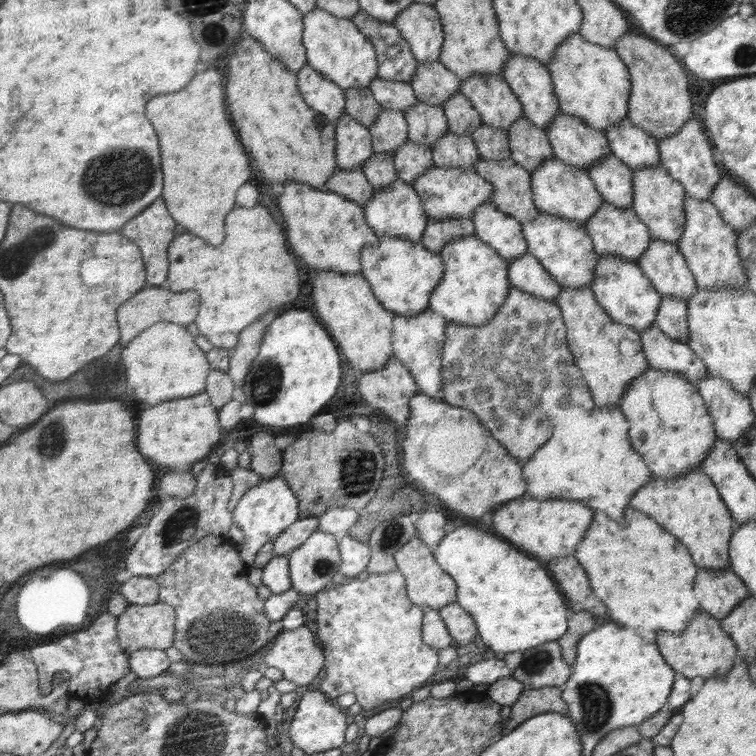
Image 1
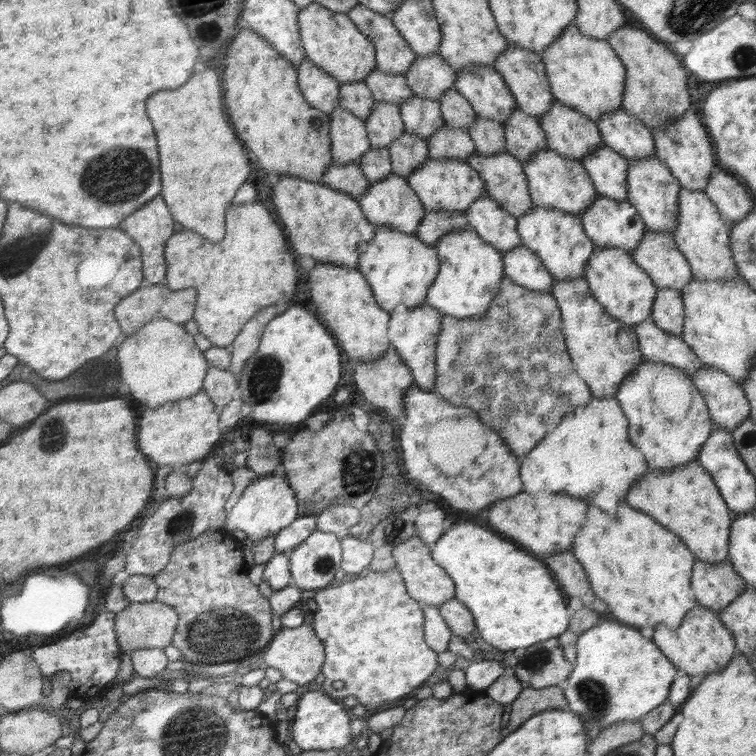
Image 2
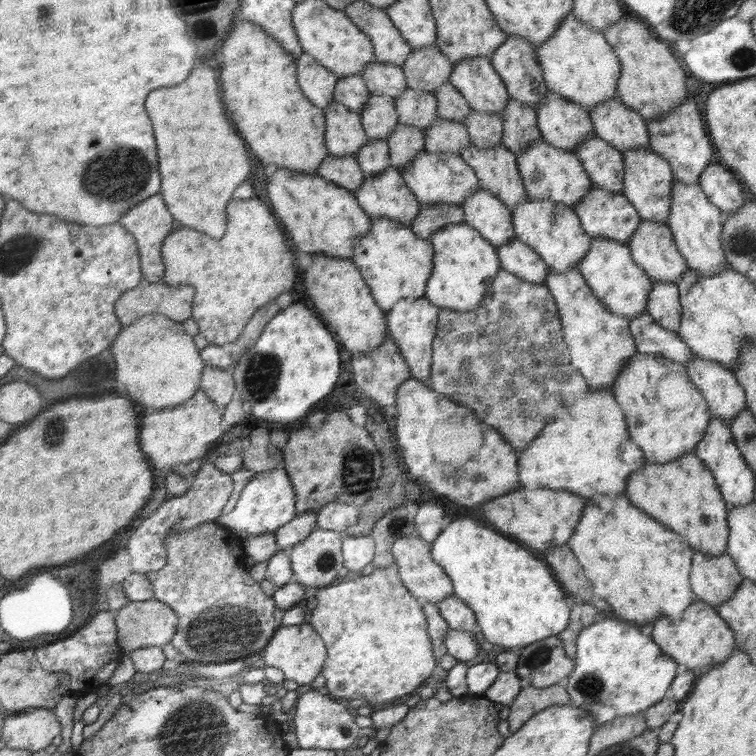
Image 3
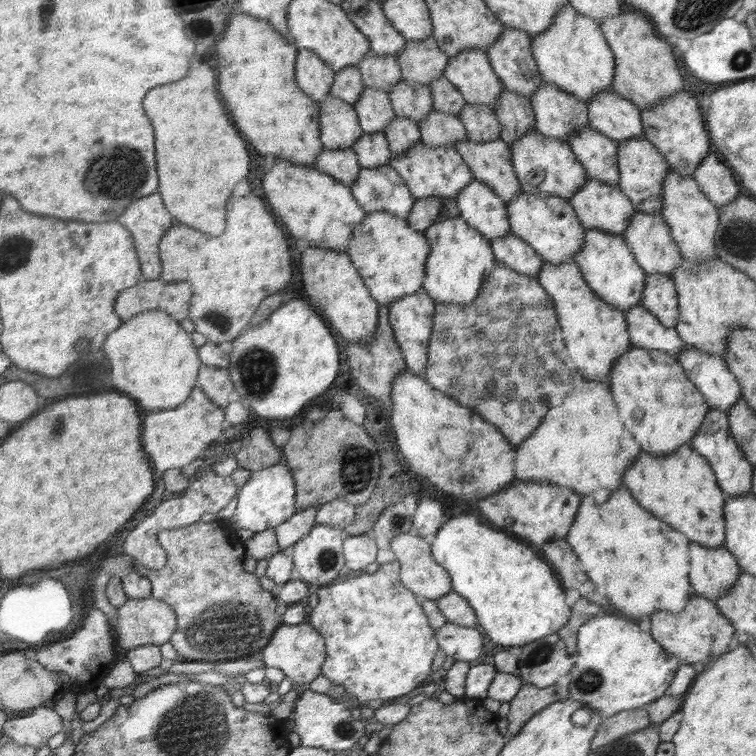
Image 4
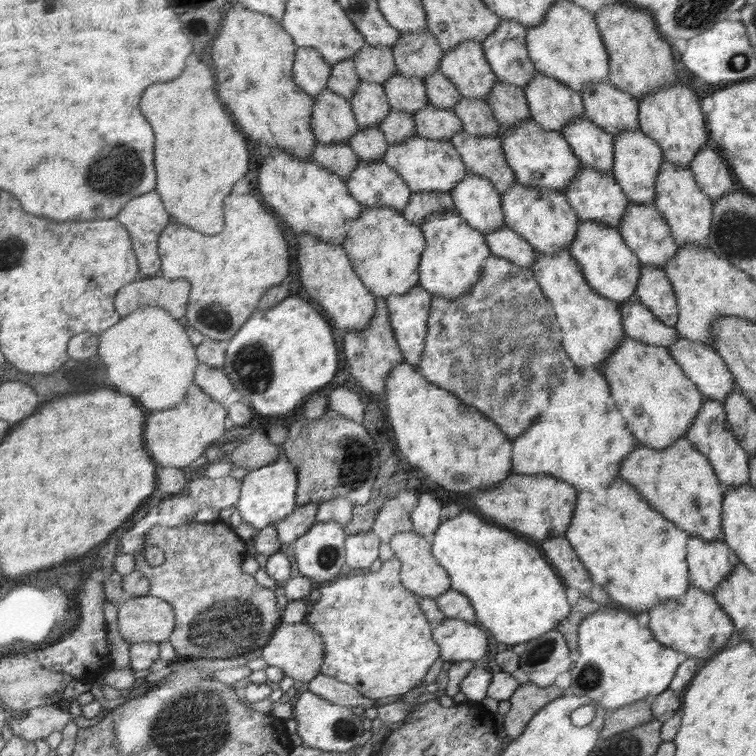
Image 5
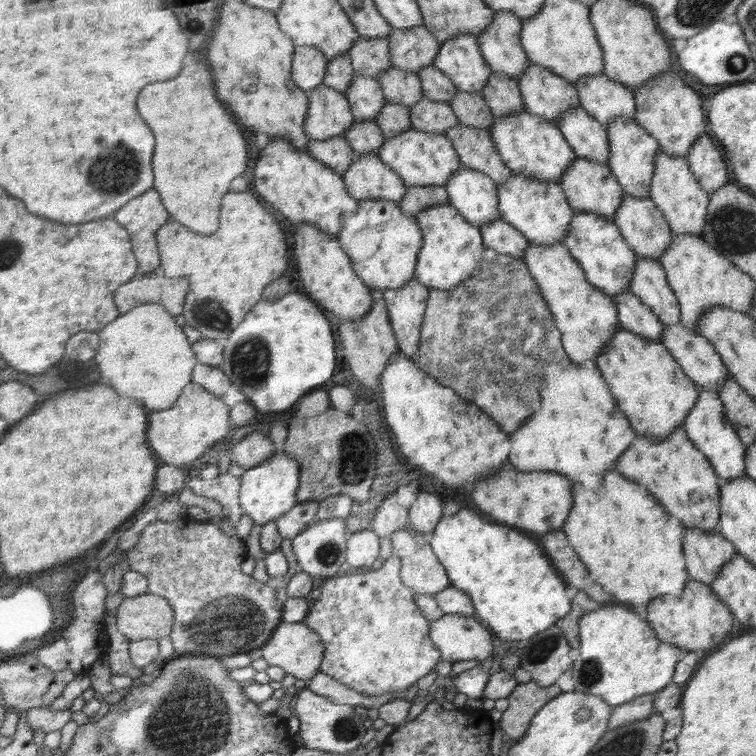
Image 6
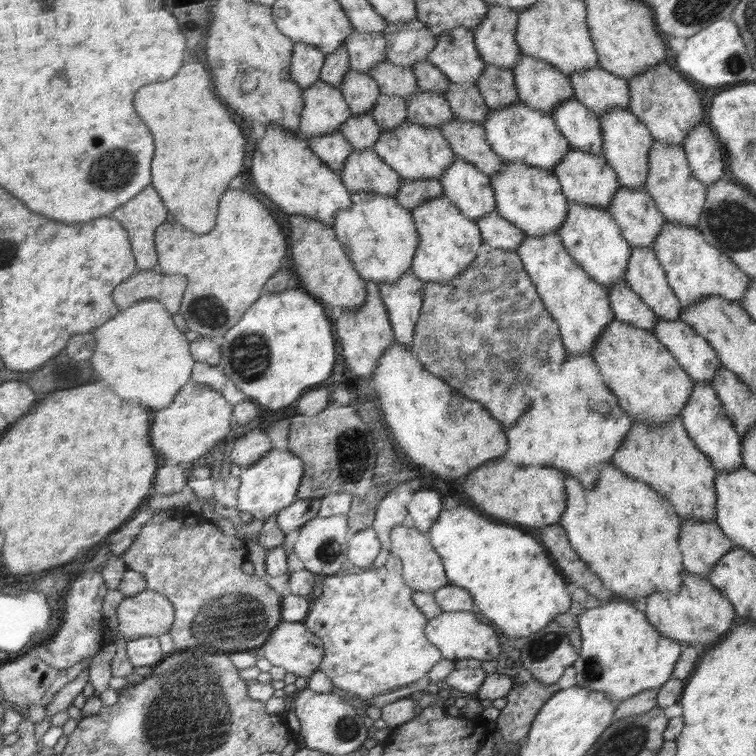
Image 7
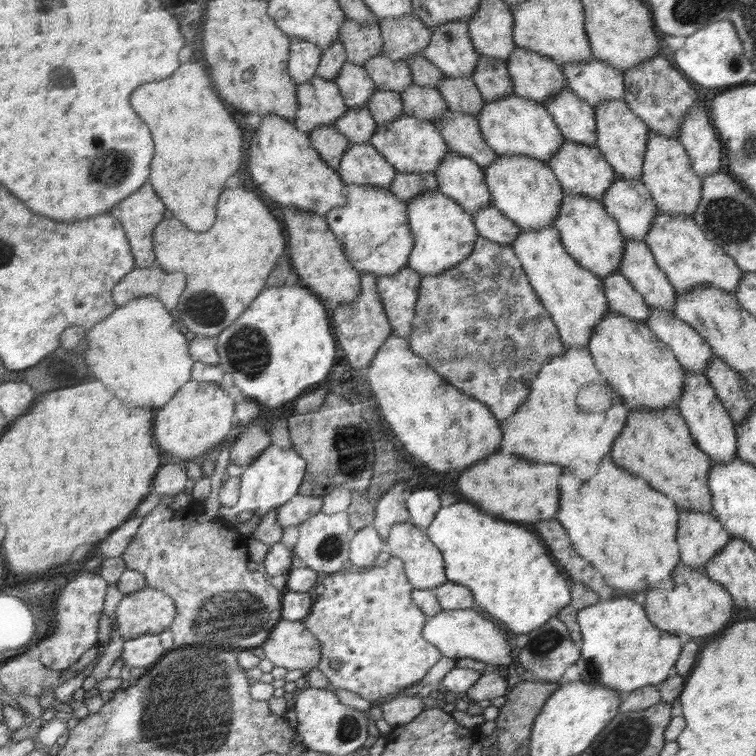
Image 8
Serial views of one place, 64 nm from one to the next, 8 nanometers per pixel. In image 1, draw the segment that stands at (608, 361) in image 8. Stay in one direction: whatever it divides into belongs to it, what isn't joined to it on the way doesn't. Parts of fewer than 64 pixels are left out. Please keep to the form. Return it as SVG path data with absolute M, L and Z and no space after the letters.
M648 368L646 374L640 375L632 382L618 407L631 423L632 444L636 444L634 450L640 452L644 460L648 460L656 479L676 480L688 476L687 472L701 470L704 460L714 450L717 436L713 418L708 414L697 387L680 373Z

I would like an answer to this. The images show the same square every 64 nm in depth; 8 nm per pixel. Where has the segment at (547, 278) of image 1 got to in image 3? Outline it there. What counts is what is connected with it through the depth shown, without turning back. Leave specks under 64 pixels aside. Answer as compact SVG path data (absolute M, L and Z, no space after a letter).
M516 238L514 242L500 245L496 249L503 270L526 282L545 286L543 282L550 268L533 248Z

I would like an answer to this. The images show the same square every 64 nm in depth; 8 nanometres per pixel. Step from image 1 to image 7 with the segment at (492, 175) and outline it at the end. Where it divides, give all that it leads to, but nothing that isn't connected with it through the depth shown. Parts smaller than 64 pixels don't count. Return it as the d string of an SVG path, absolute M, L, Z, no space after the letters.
M454 118L439 129L450 142L452 150L455 150L457 158L475 164L488 176L503 171L503 157L492 150L482 124Z

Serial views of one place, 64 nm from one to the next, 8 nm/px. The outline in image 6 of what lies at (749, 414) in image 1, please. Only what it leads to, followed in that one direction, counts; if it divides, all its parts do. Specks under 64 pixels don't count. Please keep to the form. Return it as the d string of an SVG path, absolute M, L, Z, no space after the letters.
M678 323L667 325L661 343L701 390L721 391L730 372L709 340Z

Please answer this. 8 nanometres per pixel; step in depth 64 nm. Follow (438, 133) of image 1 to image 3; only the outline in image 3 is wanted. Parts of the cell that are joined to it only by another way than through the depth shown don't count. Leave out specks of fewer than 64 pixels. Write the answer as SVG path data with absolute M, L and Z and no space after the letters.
M404 89L395 98L394 103L400 122L415 126L422 132L430 130L438 118L438 100L431 92Z

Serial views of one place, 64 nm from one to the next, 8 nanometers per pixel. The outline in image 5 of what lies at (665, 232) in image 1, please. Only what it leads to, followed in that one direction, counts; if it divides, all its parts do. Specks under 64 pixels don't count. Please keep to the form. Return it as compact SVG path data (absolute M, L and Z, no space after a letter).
M641 130L622 131L615 136L615 158L613 172L616 182L630 198L630 202L643 205L653 205L655 191L655 180L662 161L663 150L658 142L646 136Z

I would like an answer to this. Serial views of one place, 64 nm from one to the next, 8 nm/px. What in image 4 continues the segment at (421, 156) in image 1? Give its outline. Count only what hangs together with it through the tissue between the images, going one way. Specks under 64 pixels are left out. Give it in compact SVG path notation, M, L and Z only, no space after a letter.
M394 117L383 130L392 156L397 157L422 142L419 125L409 118Z

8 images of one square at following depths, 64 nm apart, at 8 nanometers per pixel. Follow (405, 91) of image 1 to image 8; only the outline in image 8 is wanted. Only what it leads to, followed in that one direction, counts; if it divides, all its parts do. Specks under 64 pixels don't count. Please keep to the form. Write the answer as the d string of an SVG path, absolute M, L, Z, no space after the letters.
M350 18L340 26L338 41L344 45L347 61L350 64L364 66L372 55L383 52L383 41L379 26L376 24L358 24Z

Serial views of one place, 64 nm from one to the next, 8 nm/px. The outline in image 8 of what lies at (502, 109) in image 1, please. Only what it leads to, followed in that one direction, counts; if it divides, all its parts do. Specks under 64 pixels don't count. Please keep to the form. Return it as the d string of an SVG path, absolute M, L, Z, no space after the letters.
M464 20L443 24L433 30L432 40L421 54L444 75L452 78L470 79L480 60Z

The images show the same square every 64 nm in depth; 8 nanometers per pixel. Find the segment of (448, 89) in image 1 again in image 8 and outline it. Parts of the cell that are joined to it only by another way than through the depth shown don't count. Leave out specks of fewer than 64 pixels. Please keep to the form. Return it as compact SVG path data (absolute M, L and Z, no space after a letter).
M413 14L401 18L380 19L380 37L383 53L394 62L407 62L415 54L421 54L432 40L432 30Z

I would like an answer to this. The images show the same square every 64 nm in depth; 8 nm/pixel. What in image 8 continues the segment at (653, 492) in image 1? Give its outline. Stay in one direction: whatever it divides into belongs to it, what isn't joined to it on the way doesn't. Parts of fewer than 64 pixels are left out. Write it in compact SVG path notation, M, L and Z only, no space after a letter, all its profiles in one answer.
M677 408L664 411L631 409L628 430L620 436L620 444L612 448L612 460L628 472L642 476L648 485L675 501L680 510L688 512L714 511L714 496L709 486L710 472L714 468L712 457L703 451L692 438L687 421Z

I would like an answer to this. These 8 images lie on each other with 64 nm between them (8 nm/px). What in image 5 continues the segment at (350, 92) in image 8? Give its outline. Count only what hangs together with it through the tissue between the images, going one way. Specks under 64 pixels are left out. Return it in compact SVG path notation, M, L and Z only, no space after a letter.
M361 80L349 100L360 129L378 127L391 109L383 85L375 82Z

